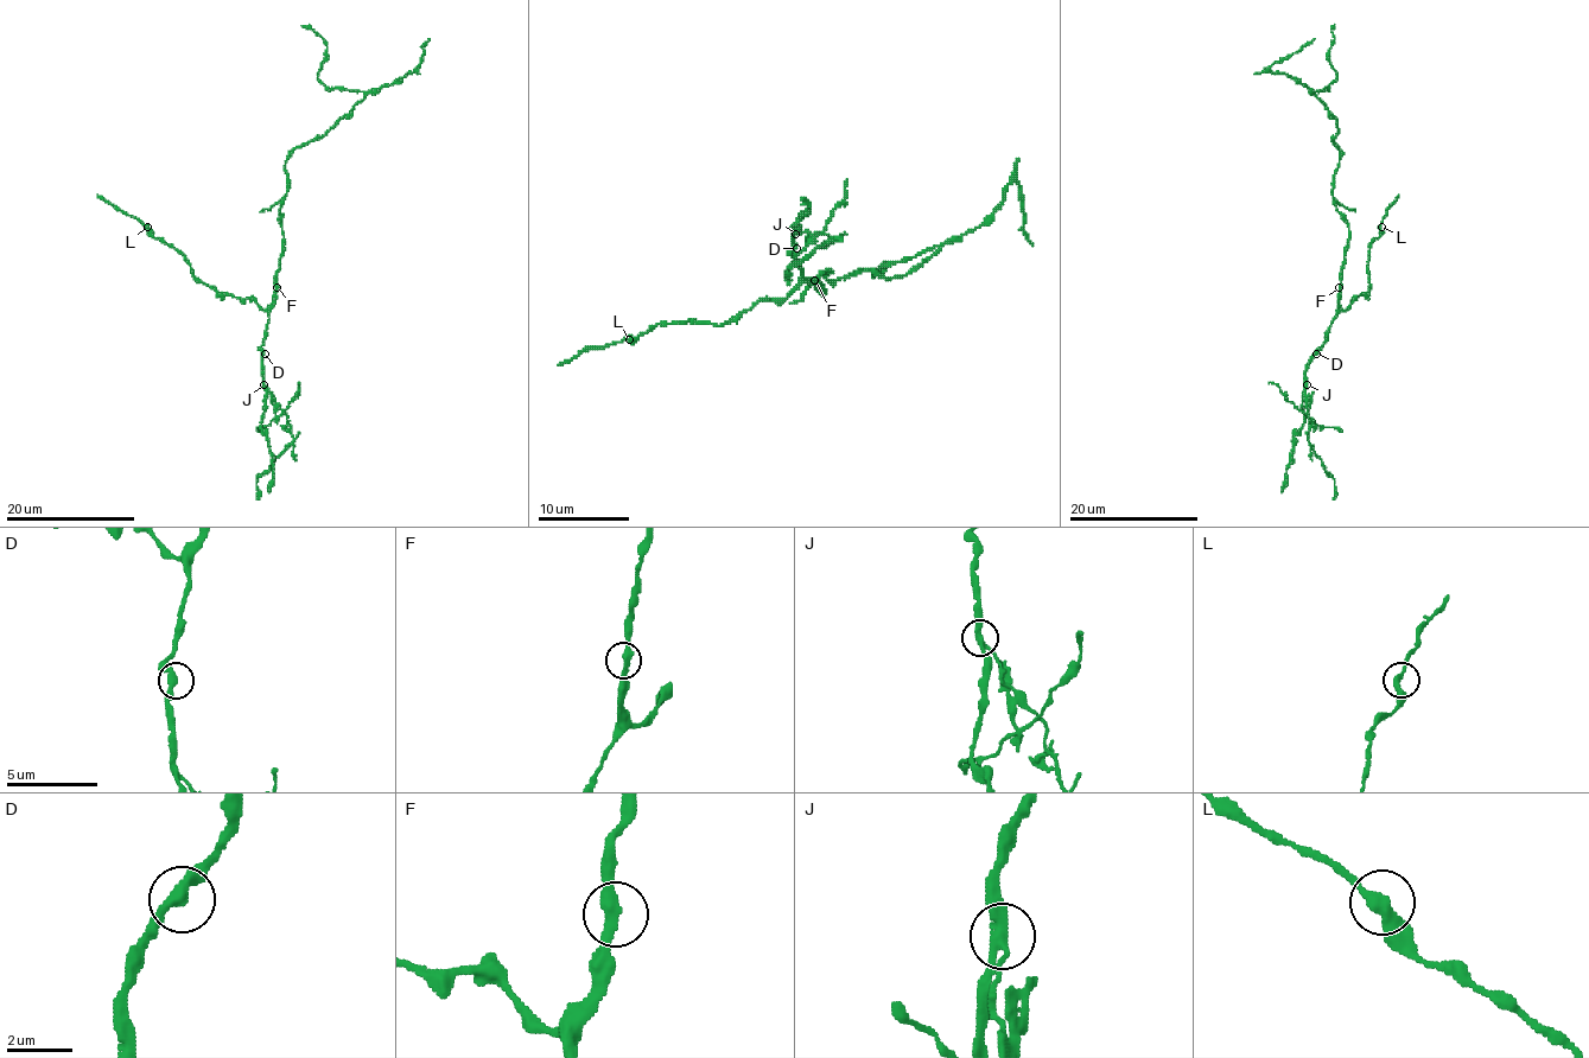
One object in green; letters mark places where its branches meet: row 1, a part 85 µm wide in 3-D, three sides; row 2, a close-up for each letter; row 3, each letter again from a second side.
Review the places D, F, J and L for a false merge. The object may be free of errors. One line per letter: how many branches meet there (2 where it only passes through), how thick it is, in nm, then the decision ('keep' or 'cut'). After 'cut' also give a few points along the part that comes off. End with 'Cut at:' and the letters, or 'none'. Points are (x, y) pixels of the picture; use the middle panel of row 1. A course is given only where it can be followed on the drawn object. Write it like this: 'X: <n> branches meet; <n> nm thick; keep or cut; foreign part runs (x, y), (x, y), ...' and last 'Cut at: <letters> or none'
D: 2 branches meet; 320 nm thick; keep
F: 2 branches meet; 340 nm thick; keep
J: 2 branches meet; 340 nm thick; cut; foreign part runs (796, 234), (838, 236), (787, 271)
L: 2 branches meet; 340 nm thick; keep
Cut at: J

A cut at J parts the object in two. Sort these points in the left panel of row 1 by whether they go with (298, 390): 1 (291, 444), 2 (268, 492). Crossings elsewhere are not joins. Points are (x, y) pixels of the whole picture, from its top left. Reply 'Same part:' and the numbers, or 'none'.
Same part: 1

